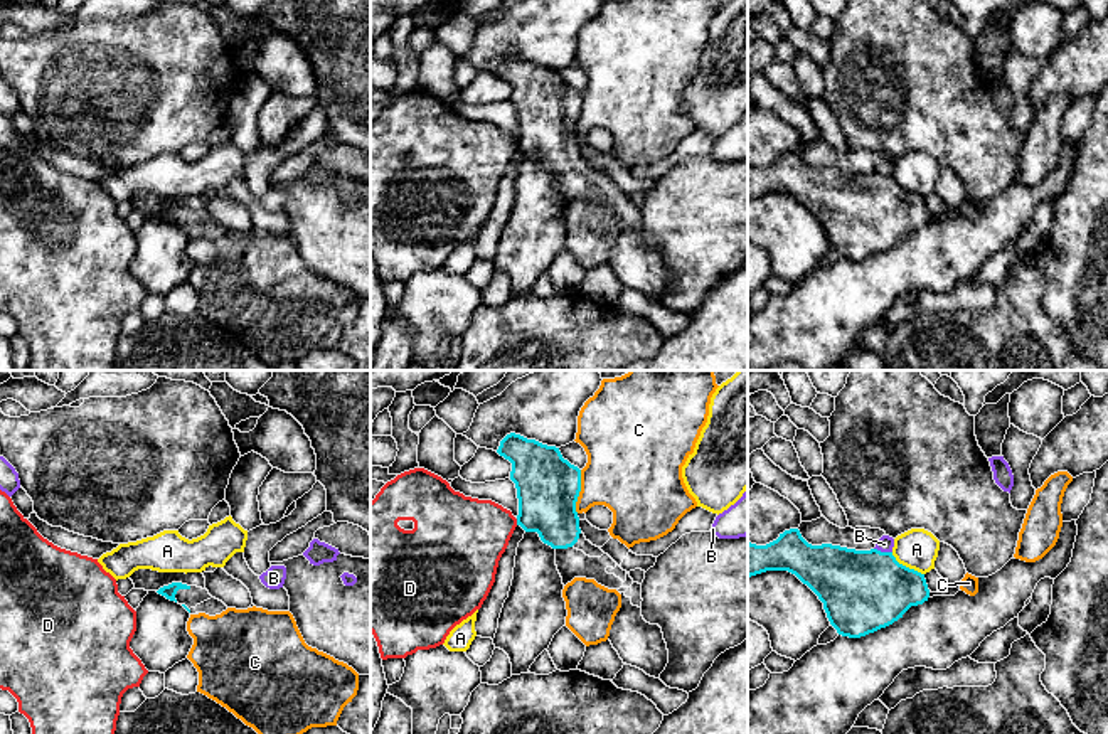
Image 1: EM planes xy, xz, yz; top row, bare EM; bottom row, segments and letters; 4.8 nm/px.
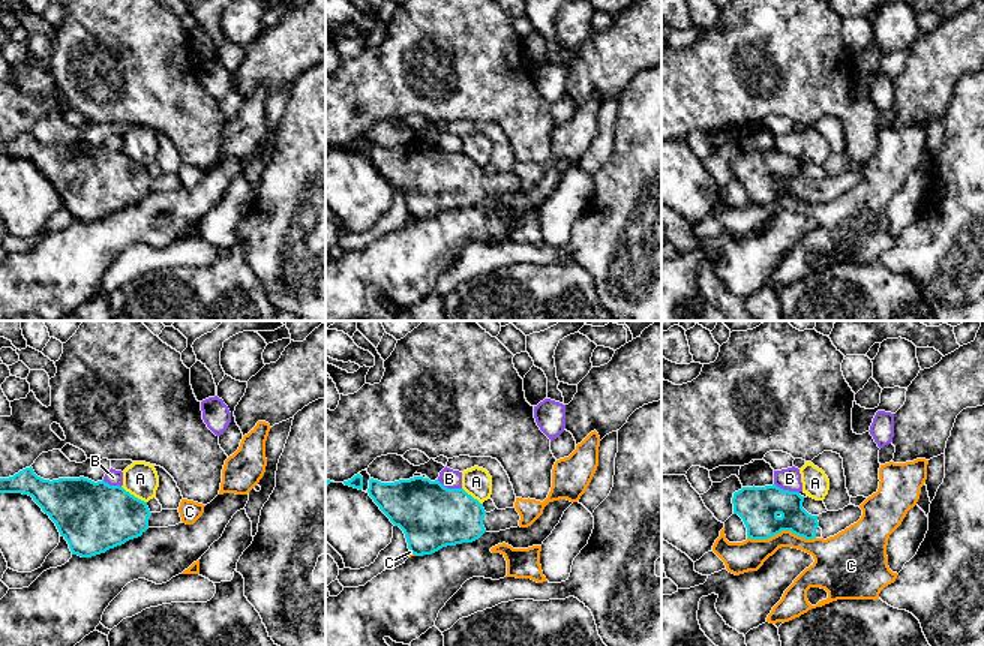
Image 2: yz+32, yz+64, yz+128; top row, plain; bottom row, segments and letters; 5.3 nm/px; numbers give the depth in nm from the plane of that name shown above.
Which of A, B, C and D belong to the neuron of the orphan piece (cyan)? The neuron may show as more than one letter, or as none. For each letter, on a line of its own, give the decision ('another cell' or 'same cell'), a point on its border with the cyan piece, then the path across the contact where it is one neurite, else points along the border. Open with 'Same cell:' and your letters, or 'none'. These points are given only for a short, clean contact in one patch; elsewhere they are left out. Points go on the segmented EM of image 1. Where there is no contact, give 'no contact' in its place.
Same cell: none
A: another cell; contact yz (905, 566); border yz (891, 553), (900, 563), (923, 574)
B: another cell; contact yz (883, 553); border yz (874, 547), (891, 553)
C: another cell; contact xz (580, 490); border xz (581, 470), (576, 512)
D: another cell; contact xz (517, 522)

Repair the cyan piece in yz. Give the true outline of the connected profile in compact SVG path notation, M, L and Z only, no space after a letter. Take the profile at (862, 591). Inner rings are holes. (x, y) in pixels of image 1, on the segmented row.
M790 529L766 545L748 540L748 577L766 571L788 571L807 584L823 603L830 625L839 635L860 638L903 618L911 608L933 596L955 596L960 586L945 584L938 593L928 589L924 574L896 561L892 552L855 550L832 544L812 545L798 529Z

